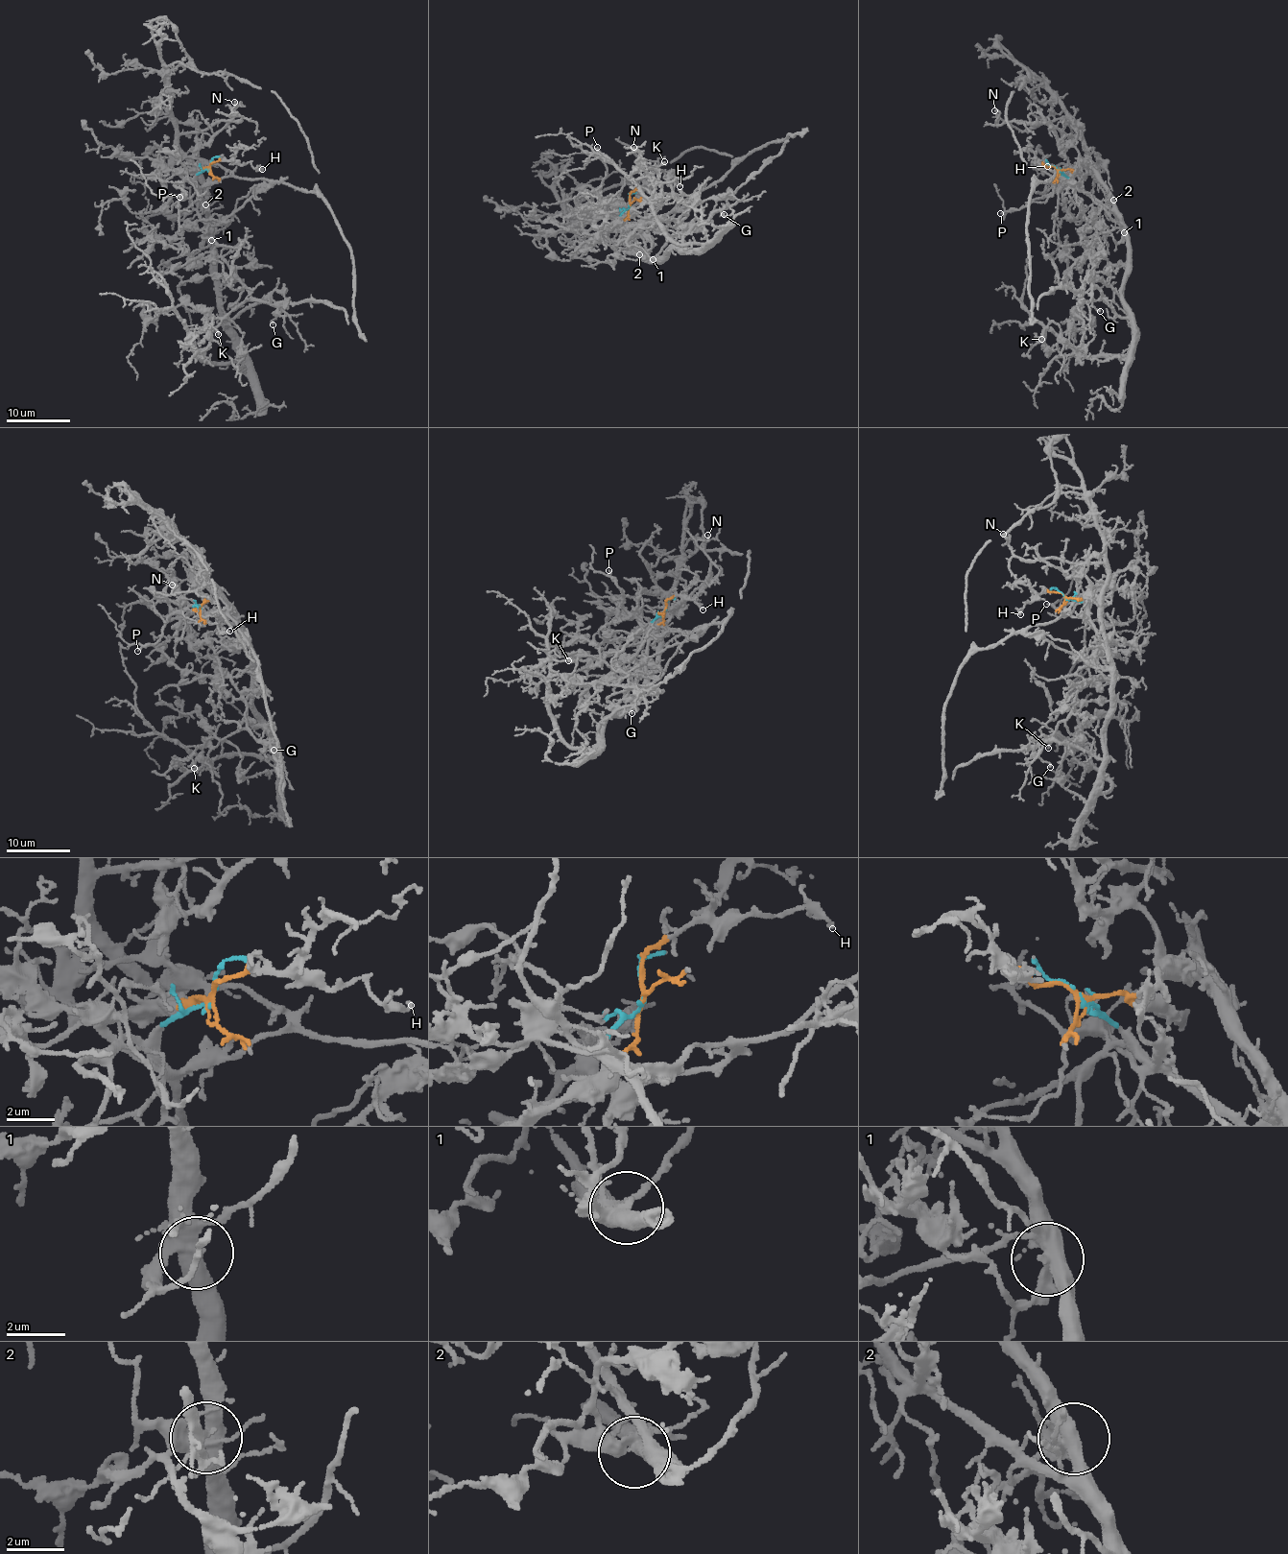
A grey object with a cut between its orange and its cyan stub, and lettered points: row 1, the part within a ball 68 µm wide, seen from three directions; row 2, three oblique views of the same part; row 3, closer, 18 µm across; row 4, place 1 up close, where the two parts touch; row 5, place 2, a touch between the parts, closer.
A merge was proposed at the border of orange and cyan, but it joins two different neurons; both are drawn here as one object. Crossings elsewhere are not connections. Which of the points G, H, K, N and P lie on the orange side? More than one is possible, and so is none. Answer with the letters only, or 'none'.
H, K

